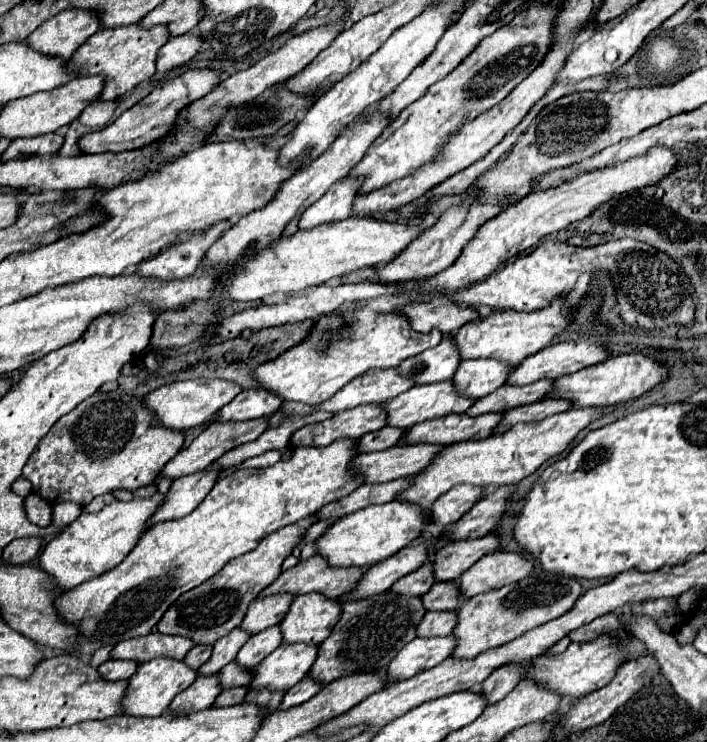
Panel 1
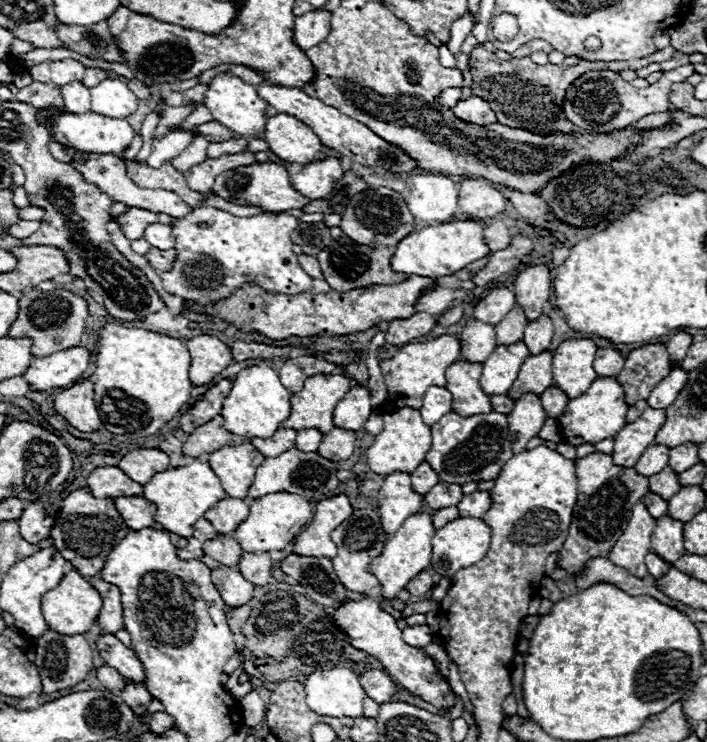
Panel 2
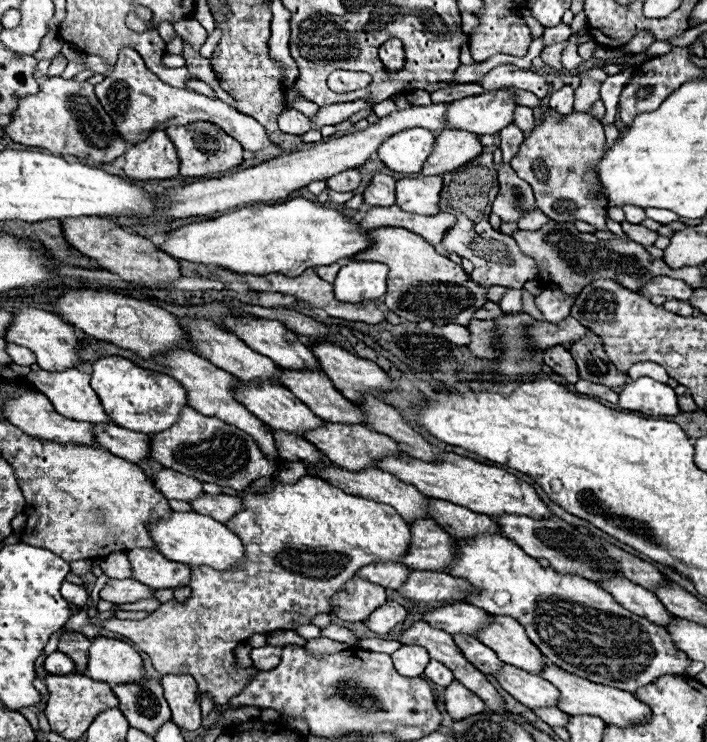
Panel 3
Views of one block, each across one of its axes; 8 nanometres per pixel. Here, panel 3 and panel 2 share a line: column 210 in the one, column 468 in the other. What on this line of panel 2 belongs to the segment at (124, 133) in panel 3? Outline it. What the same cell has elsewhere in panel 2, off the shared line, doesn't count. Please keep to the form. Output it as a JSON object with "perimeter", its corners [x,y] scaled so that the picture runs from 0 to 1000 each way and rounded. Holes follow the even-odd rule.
{"perimeter":[[[665,129],[659,135],[651,135],[639,151],[645,154],[645,159],[656,162],[656,164],[668,164],[676,170],[690,170],[702,164],[702,154],[693,148],[690,137],[676,132],[676,129]]]}

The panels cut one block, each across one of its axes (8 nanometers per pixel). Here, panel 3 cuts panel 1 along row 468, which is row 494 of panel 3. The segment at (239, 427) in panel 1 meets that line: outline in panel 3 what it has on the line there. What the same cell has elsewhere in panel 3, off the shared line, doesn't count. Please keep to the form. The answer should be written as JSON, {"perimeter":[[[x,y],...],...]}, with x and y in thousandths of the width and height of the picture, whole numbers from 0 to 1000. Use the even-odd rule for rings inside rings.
{"perimeter":[[[229,631],[223,639],[215,642],[215,650],[235,671],[269,677],[272,671],[280,671],[289,666],[283,647],[260,642],[243,631]]]}

